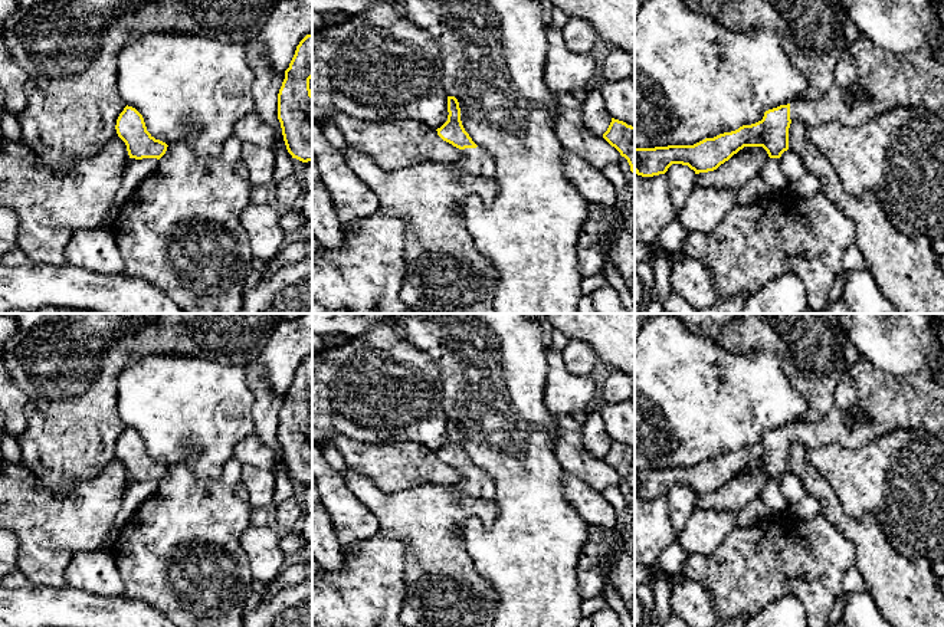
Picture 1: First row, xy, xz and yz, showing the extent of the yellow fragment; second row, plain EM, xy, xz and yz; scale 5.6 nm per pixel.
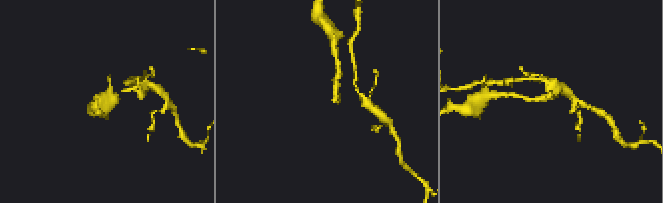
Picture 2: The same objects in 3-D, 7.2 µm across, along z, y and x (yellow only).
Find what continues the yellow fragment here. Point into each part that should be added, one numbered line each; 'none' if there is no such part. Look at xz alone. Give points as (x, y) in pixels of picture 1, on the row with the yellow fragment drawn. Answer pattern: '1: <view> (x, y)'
1: xz (474, 161)

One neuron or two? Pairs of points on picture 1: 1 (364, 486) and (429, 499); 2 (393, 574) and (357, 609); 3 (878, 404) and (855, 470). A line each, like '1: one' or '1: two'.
1: one
2: one
3: two

